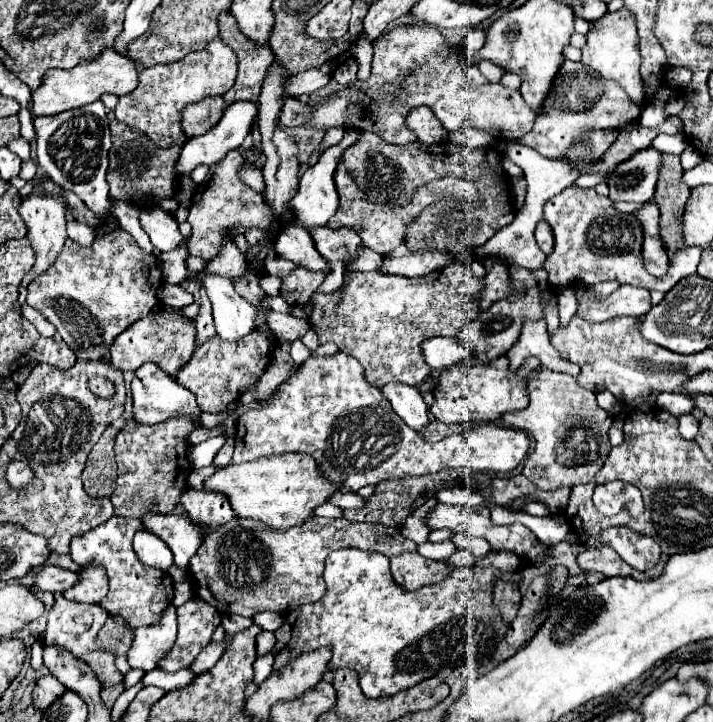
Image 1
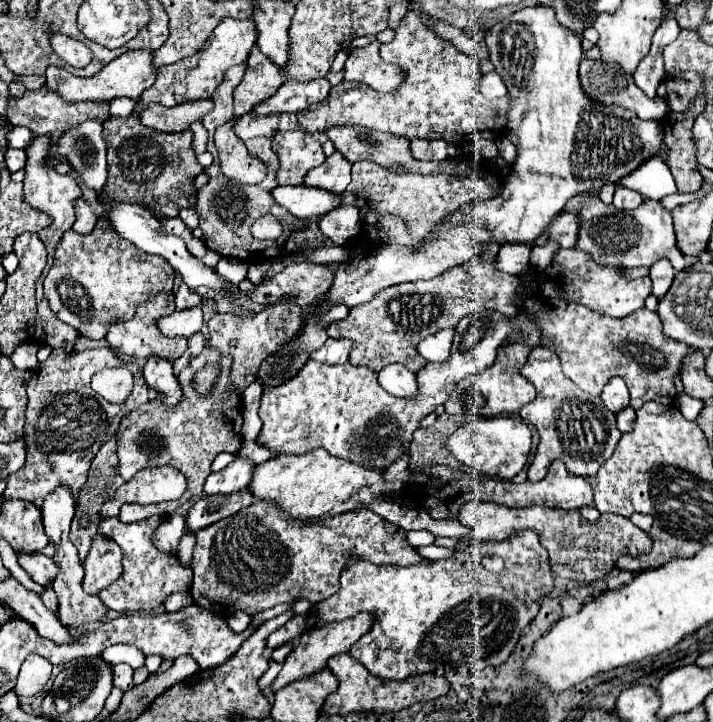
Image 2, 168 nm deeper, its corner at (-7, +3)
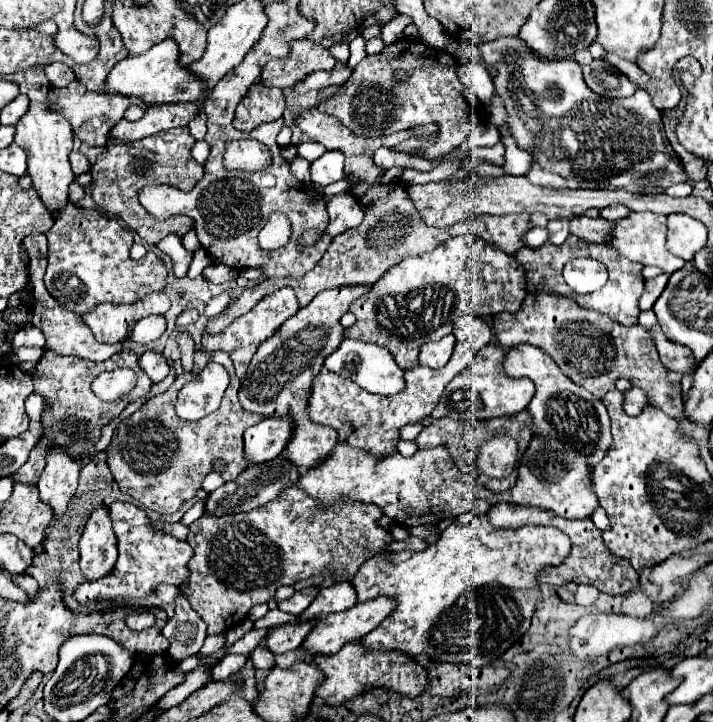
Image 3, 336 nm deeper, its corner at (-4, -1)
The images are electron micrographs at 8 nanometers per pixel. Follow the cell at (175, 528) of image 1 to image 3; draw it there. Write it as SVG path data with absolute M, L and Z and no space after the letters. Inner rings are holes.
M276 457L274 461L266 461L266 465L250 465L248 469L244 469L234 481L224 483L222 487L218 487L216 491L212 491L204 503L206 515L228 515L228 513L240 513L240 511L252 511L256 507L266 505L268 501L272 501L274 497L278 497L278 493L282 489L286 489L290 485L290 481L294 481L294 477L298 477L298 469L294 465L290 465L290 461L286 461L284 457Z

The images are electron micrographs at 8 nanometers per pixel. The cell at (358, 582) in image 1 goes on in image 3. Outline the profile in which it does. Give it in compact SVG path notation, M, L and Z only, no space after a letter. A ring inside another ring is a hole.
M462 513L442 531L440 541L428 545L426 551L384 553L382 557L372 557L362 565L362 569L358 569L352 579L358 603L372 601L382 595L396 601L396 609L386 617L386 621L382 621L378 629L370 631L370 635L366 635L360 643L374 651L402 651L412 659L424 655L432 663L470 663L474 667L490 665L490 661L496 661L528 631L530 619L542 597L538 573L550 565L560 565L568 553L570 539L558 529L528 525L516 531L502 531L494 529L486 521L486 515Z

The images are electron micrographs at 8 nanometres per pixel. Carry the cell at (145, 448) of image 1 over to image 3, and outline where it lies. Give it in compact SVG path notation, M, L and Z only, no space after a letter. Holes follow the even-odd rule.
M198 349L194 353L194 369L192 373L182 373L176 377L172 387L148 399L138 411L122 419L114 431L112 443L108 445L108 467L118 483L120 491L138 499L146 509L156 513L176 513L184 501L192 499L196 491L202 487L204 475L210 471L214 459L224 459L228 465L224 469L224 479L230 481L238 473L244 471L244 445L242 433L264 419L262 415L244 411L238 401L240 379L234 375L234 365L230 355L224 351L204 351ZM208 361L226 361L226 371L230 375L230 385L224 393L222 405L218 411L198 419L198 421L184 421L174 411L176 393L182 389L184 383L196 375Z

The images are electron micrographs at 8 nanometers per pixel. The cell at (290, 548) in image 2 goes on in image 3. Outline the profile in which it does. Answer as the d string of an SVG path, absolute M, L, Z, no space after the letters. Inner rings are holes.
M286 487L274 501L248 513L222 517L202 515L190 525L188 543L194 557L190 561L190 577L180 585L180 591L208 625L208 635L218 635L246 619L246 613L254 605L268 603L274 597L274 591L282 585L296 585L318 577L324 581L332 579L334 583L350 581L364 561L386 553L386 547L394 543L392 533L378 525L382 515L378 505L364 503L342 503L336 509L318 509L316 501L310 501L306 493L294 487Z

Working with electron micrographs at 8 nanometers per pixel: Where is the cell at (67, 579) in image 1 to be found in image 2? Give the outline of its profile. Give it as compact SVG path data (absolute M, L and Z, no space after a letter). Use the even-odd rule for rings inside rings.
M19 553L17 561L31 575L31 579L39 585L49 583L57 575L57 565L43 553L27 553L27 555Z

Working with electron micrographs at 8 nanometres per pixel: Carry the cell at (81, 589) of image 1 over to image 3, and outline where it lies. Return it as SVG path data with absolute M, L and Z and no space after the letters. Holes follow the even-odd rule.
M100 507L90 515L80 537L80 569L88 581L98 581L114 569L116 559L118 549L108 507Z

